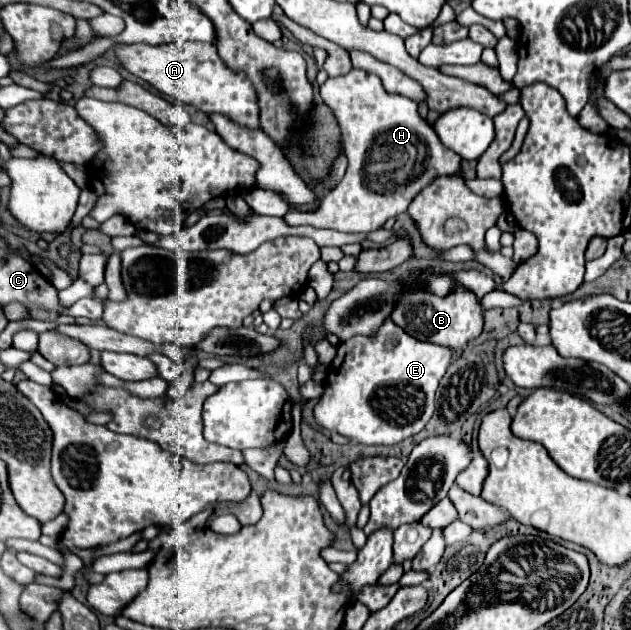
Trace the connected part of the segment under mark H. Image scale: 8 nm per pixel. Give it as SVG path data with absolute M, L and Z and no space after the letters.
M352 68L348 74L338 78L328 78L320 86L320 96L324 104L334 112L340 136L342 150L348 160L348 168L338 186L322 200L320 208L310 214L288 212L284 220L292 226L310 225L314 228L332 228L340 232L372 232L384 226L388 218L400 216L408 210L408 204L436 178L458 174L462 168L462 158L456 152L450 152L436 136L434 128L418 114L418 104L402 94L390 94L384 90L376 74L366 70Z

